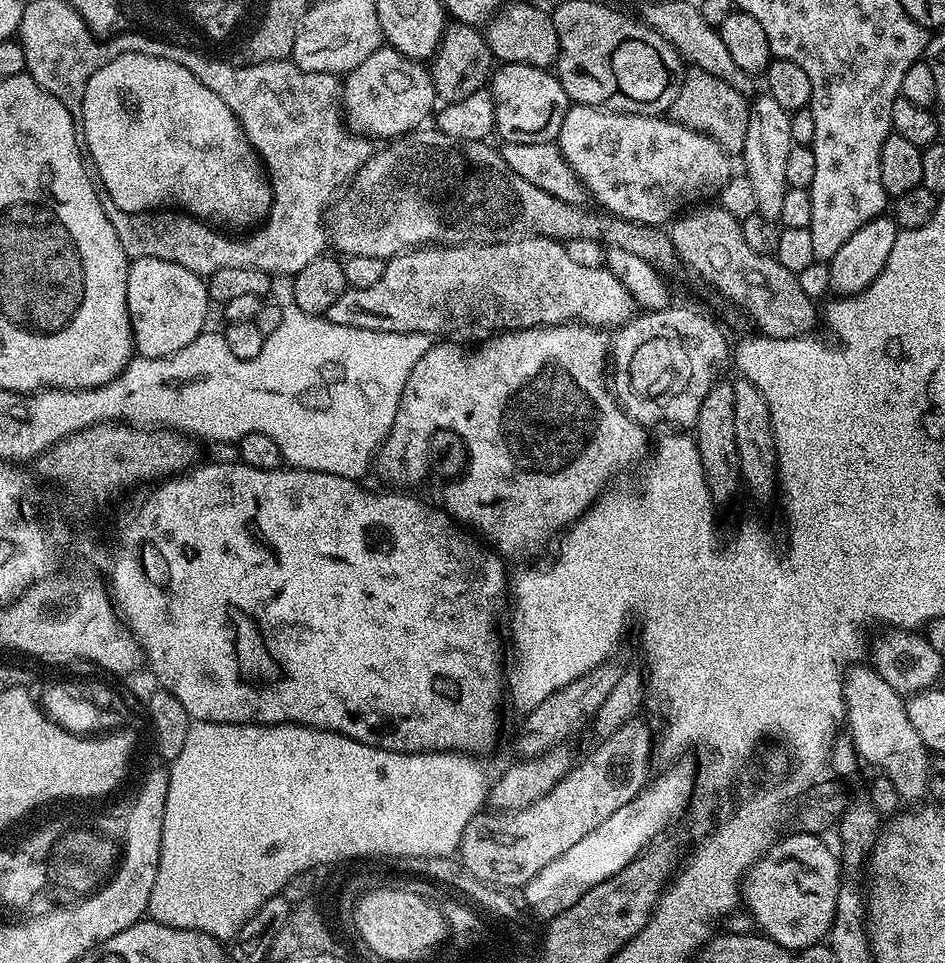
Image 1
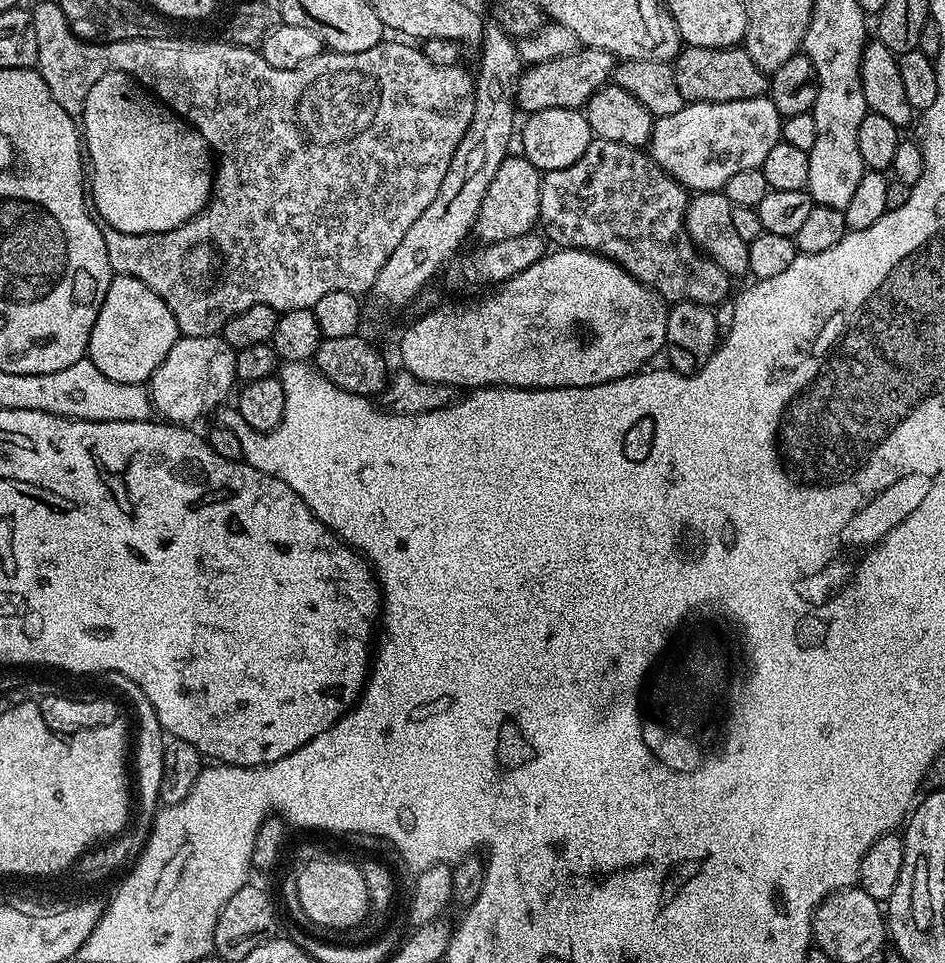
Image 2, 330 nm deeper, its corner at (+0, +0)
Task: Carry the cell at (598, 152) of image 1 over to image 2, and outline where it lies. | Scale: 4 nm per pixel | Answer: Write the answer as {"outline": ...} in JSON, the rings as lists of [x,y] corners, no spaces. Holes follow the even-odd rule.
{"outline":[[[767,95],[758,98],[746,98],[738,102],[702,102],[701,104],[685,103],[678,114],[666,114],[655,117],[652,126],[652,141],[647,151],[652,161],[668,176],[673,176],[679,184],[693,193],[718,192],[733,174],[741,170],[754,170],[766,162],[766,154],[774,145],[781,143],[780,126],[782,117]]]}

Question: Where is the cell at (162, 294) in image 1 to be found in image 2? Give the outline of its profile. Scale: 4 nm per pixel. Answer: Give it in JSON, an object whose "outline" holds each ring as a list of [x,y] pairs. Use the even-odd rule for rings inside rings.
{"outline":[[[113,275],[110,286],[106,290],[106,298],[98,310],[98,318],[90,334],[86,356],[94,362],[94,366],[98,366],[98,370],[102,370],[102,374],[106,374],[106,378],[114,382],[144,384],[151,381],[154,370],[162,366],[162,358],[170,354],[170,346],[174,346],[179,336],[180,331],[174,322],[174,314],[170,306],[166,306],[166,302],[162,302],[162,298],[158,298],[158,294],[154,294],[154,290],[146,286],[146,282],[133,276]]]}

